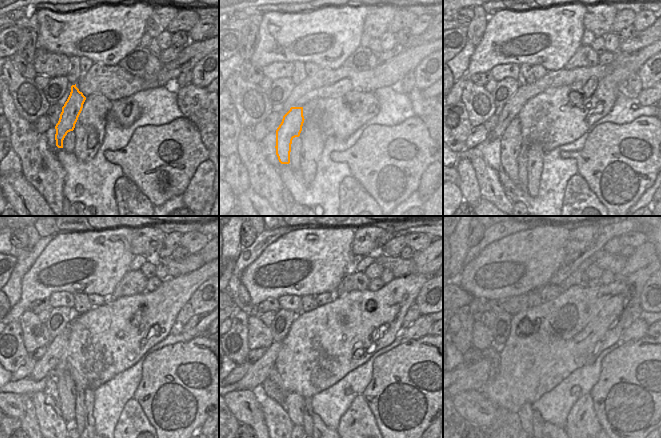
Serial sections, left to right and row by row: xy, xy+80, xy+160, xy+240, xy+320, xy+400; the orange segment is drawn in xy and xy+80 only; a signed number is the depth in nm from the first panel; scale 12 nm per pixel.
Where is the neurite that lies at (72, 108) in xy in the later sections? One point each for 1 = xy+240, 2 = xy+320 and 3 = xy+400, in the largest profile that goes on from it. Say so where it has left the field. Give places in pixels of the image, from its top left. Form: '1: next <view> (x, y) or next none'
1: next xy+240 (66, 387)
2: next xy+320 (294, 403)
3: next xy+400 (525, 413)

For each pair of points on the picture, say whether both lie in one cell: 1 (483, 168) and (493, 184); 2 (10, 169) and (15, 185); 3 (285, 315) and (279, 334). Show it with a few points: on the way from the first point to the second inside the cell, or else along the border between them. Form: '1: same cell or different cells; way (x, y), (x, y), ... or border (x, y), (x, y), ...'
1: same cell; way (483, 172), (489, 180)
2: different cells; border (21, 172), (18, 175), (10, 176)
3: same cell; way (282, 320), (279, 329)

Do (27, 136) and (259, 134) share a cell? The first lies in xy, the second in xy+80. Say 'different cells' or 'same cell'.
different cells

